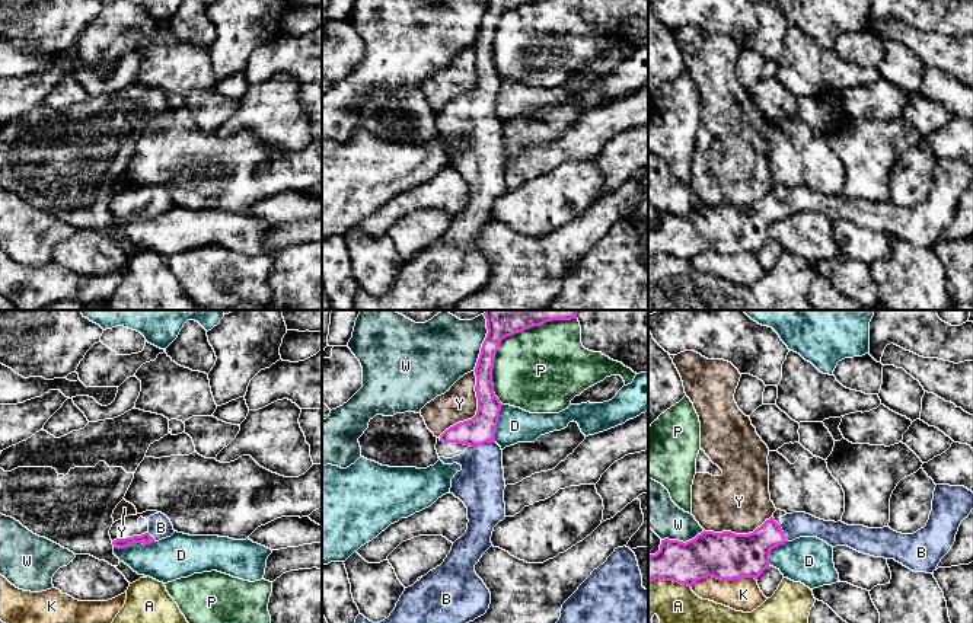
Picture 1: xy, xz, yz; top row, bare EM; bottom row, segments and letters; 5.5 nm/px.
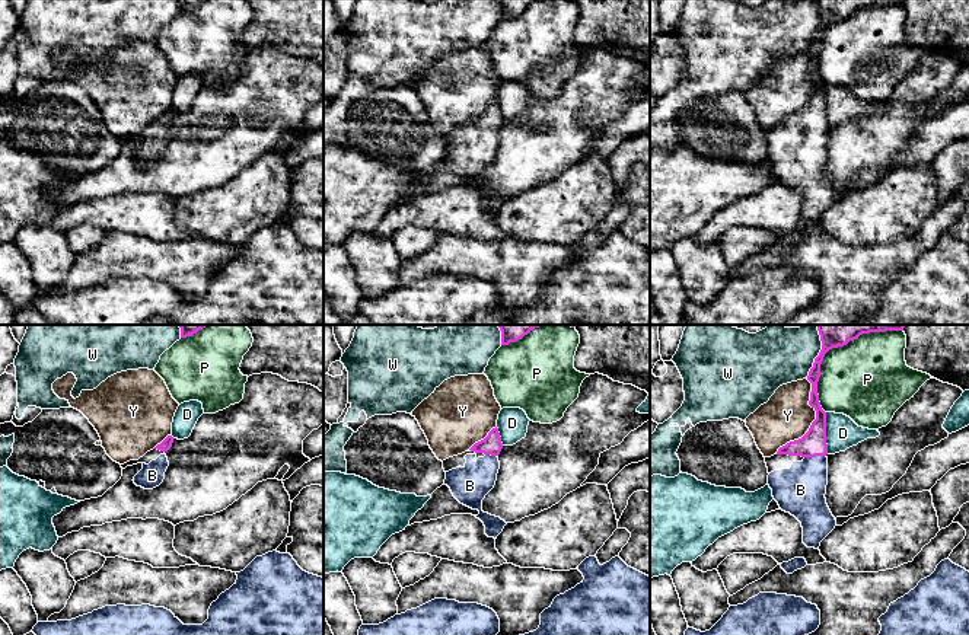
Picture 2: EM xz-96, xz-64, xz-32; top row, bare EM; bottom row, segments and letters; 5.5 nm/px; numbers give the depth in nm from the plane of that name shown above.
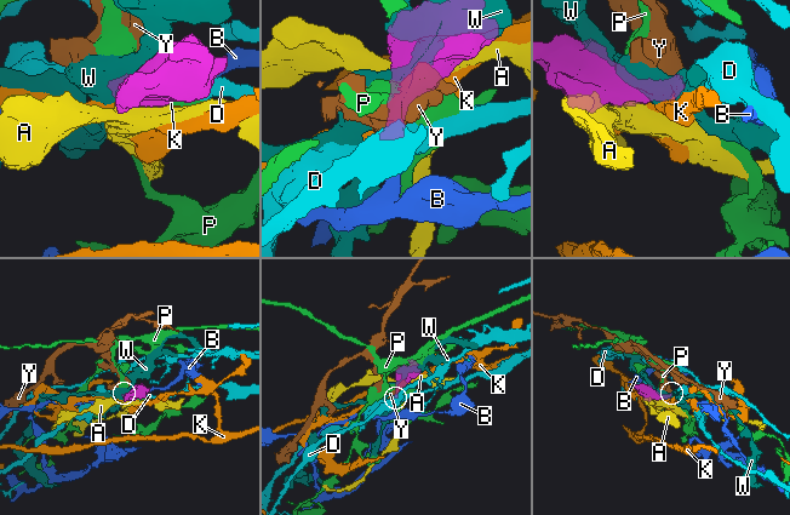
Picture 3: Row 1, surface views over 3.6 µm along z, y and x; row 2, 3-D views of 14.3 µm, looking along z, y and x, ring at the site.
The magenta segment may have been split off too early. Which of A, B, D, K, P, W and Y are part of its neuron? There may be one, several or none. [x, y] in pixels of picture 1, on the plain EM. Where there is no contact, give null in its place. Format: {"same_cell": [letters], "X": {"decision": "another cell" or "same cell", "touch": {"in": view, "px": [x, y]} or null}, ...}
{"same_cell": ["B"], "A": {"decision": "another cell", "touch": {"in": "yz", "px": [669, 254]}}, "B": {"decision": "same cell", "touch": {"in": "xz", "px": [482, 117]}}, "D": {"decision": "another cell", "touch": {"in": "xy", "px": [133, 216]}}, "K": {"decision": "another cell", "touch": {"in": "yz", "px": [723, 254]}}, "P": {"decision": "another cell", "touch": {"in": "xz", "px": [494, 31]}}, "W": {"decision": "another cell", "touch": {"in": "xz", "px": [481, 22]}}, "Y": {"decision": "another cell", "touch": {"in": "xz", "px": [477, 85]}}}

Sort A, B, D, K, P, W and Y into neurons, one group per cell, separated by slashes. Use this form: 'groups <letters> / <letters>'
groups A / B / D / K / P / W / Y

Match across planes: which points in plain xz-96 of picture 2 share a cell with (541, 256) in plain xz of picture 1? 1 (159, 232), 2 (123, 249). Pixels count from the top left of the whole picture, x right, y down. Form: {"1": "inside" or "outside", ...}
{"1": "outside", "2": "inside"}

